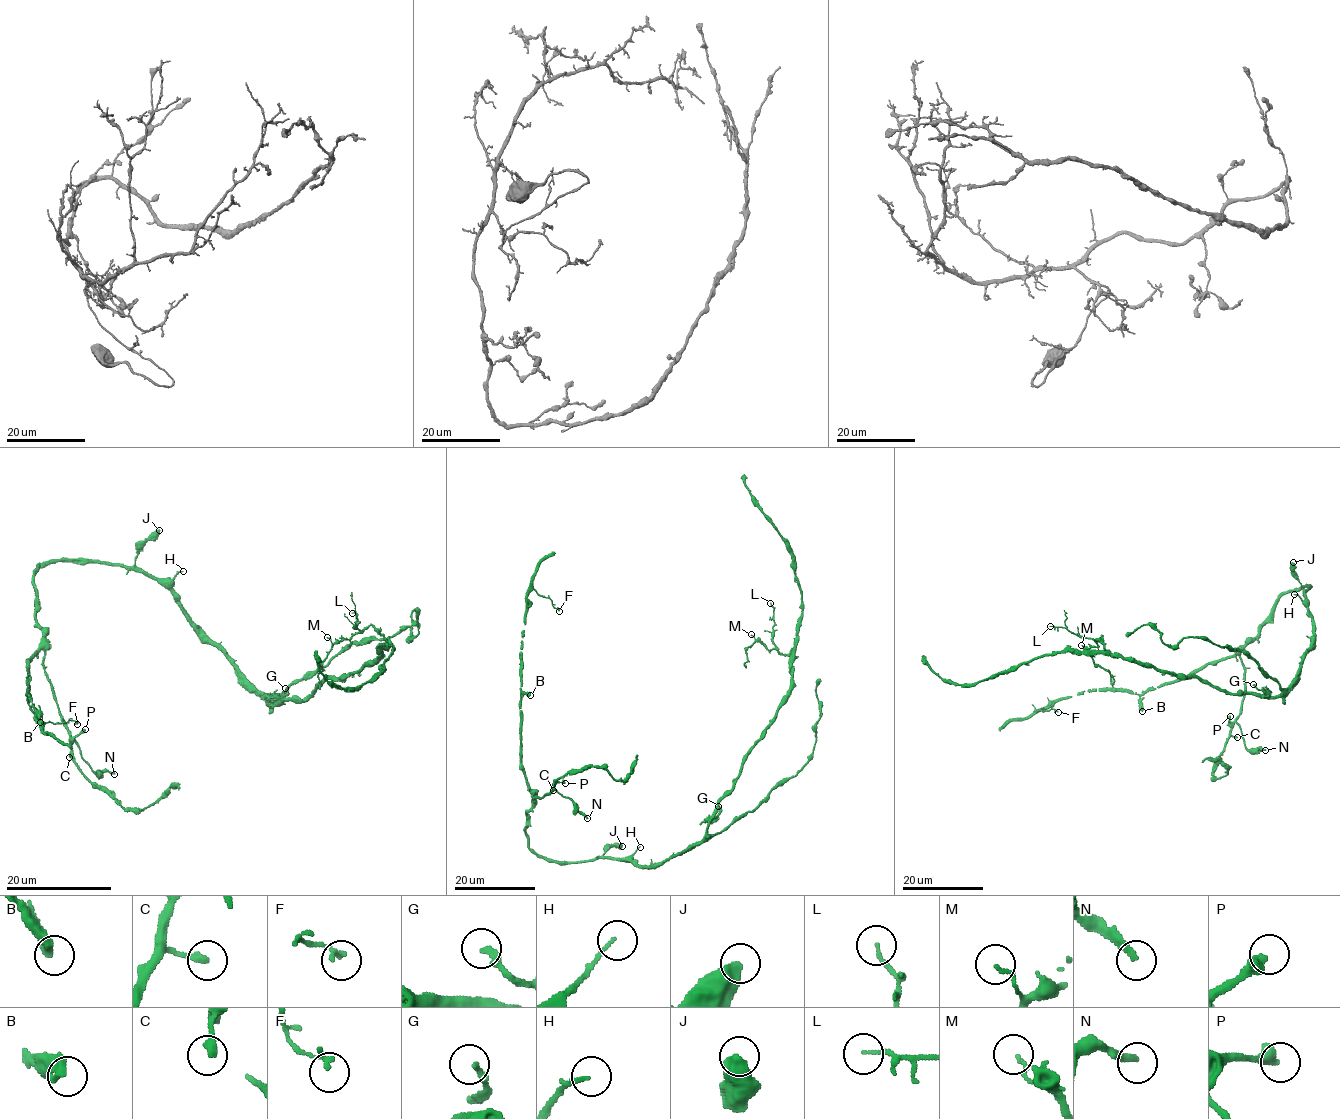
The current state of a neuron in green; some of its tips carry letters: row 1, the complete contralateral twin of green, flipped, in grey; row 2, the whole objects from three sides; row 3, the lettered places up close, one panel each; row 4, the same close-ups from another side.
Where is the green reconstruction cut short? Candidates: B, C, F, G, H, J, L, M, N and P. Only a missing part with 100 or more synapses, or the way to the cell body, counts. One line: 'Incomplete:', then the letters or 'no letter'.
Incomplete: B

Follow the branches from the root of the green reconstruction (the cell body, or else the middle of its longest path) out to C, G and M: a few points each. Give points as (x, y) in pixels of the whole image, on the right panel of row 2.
C: (1311, 638), (1309, 587), (1301, 586), (1279, 598), (1241, 651), (1244, 697), (1231, 731), (1237, 737)
G: (1311, 638), (1311, 648), (1302, 668), (1283, 691), (1269, 696), (1253, 684)
M: (1311, 638), (1295, 680), (1273, 696), (1226, 693), (1195, 677), (1112, 656), (1101, 635), (1096, 647), (1081, 645)

